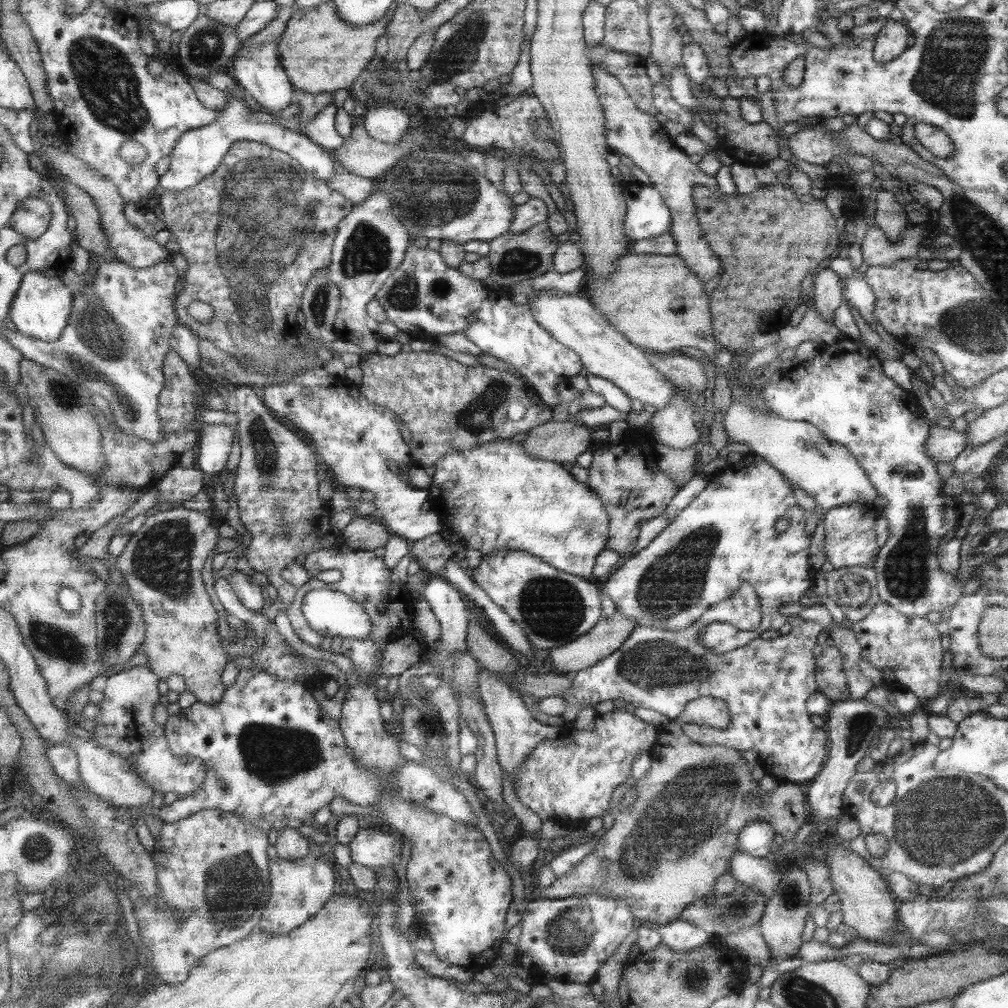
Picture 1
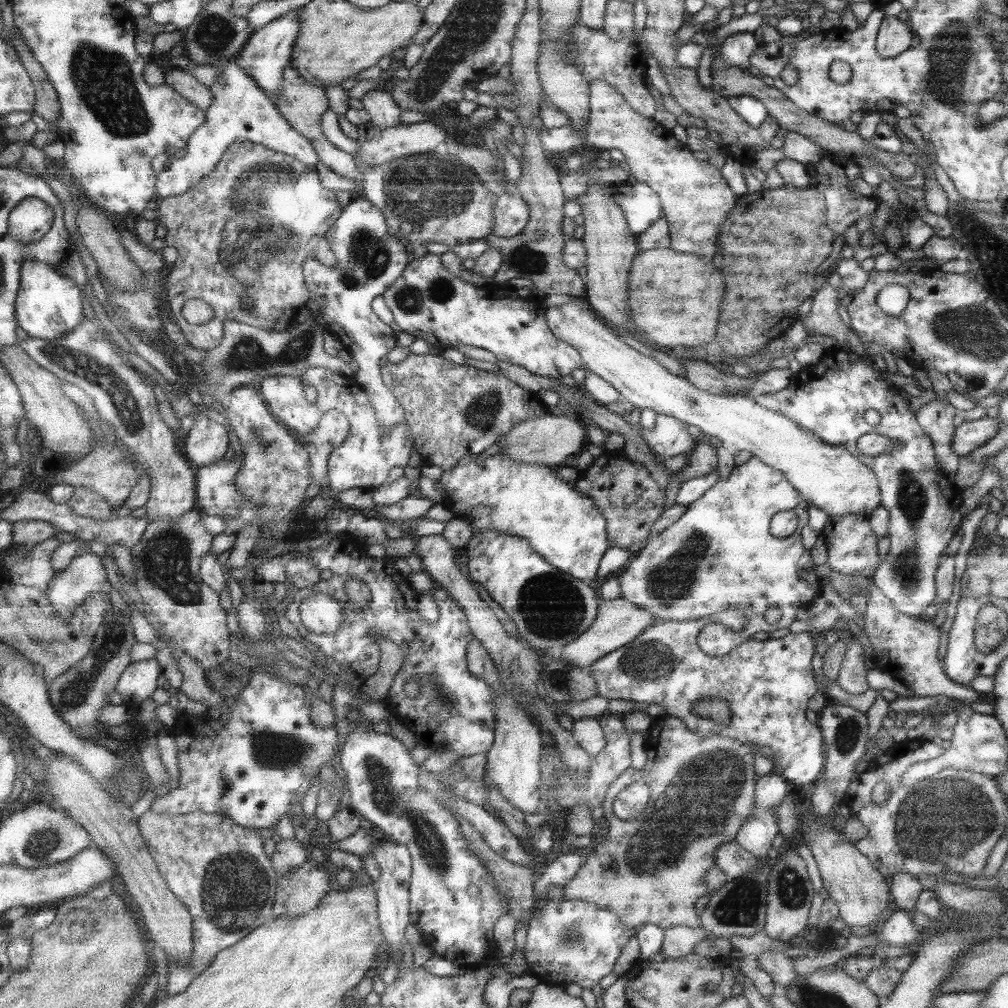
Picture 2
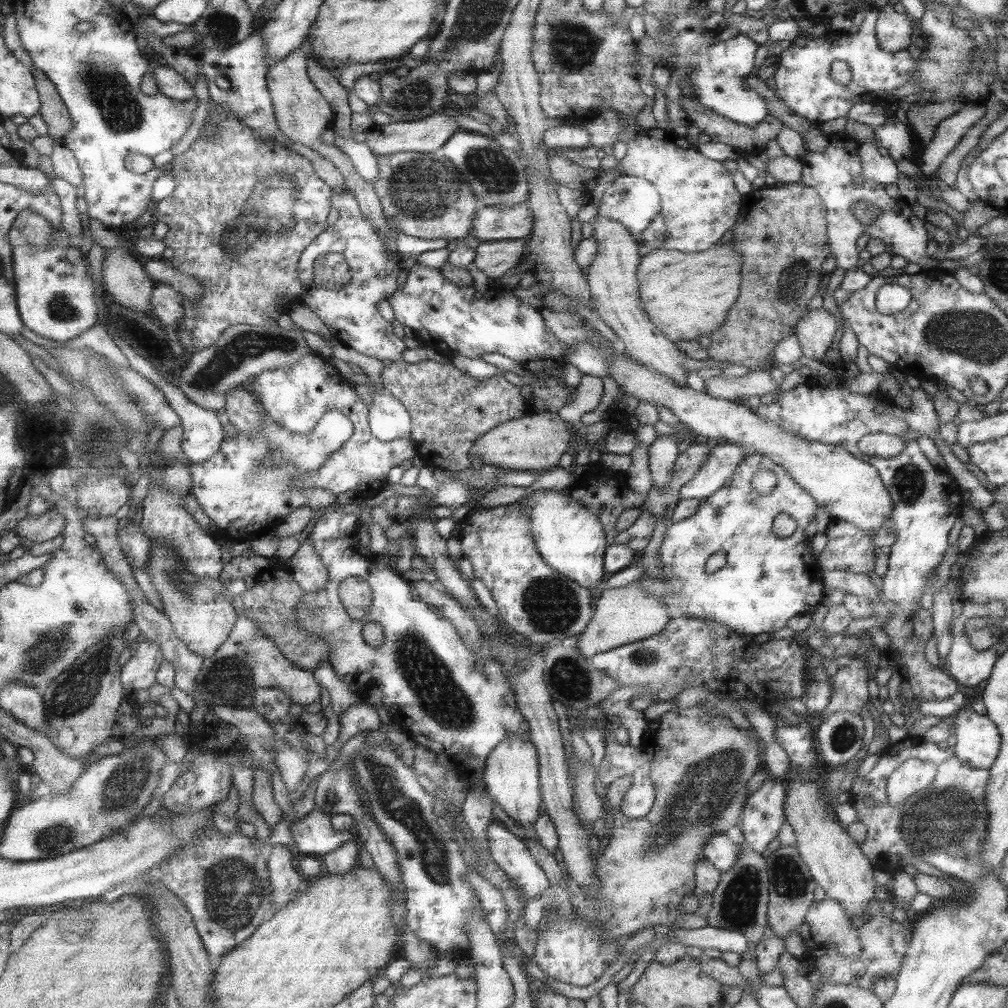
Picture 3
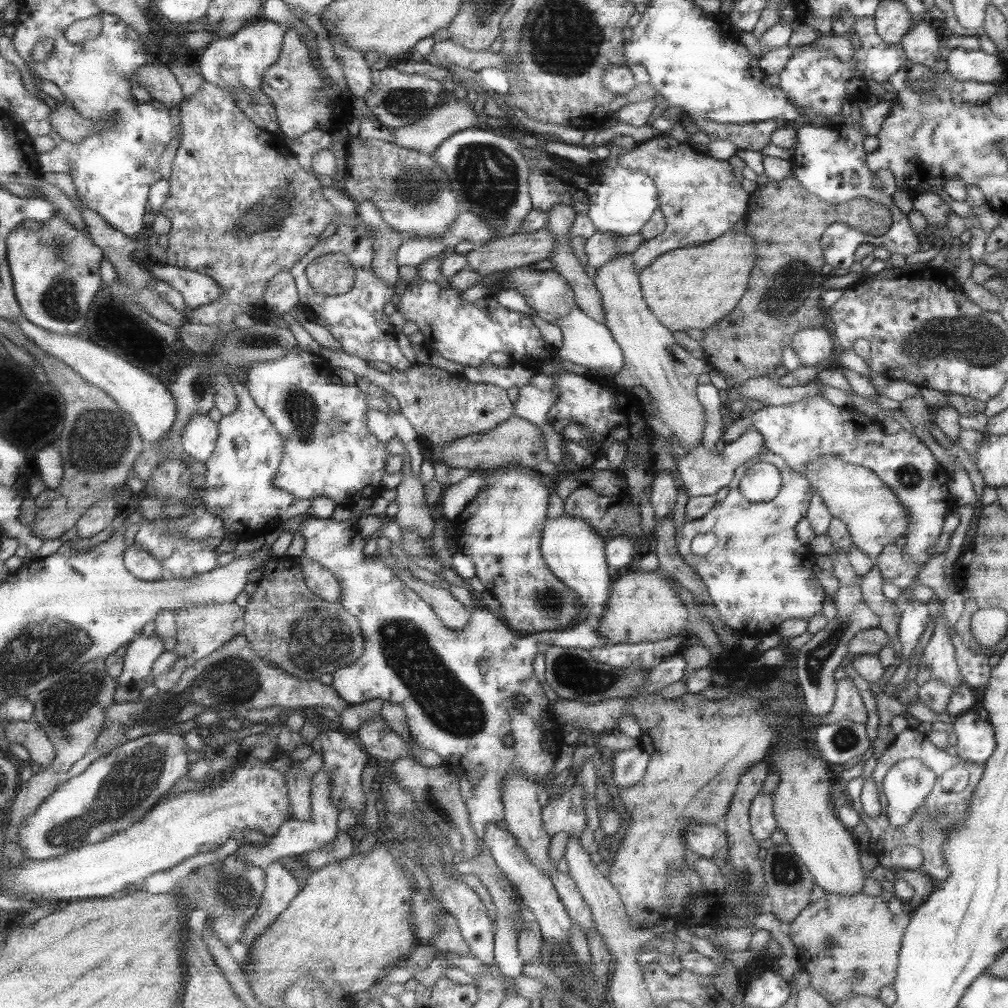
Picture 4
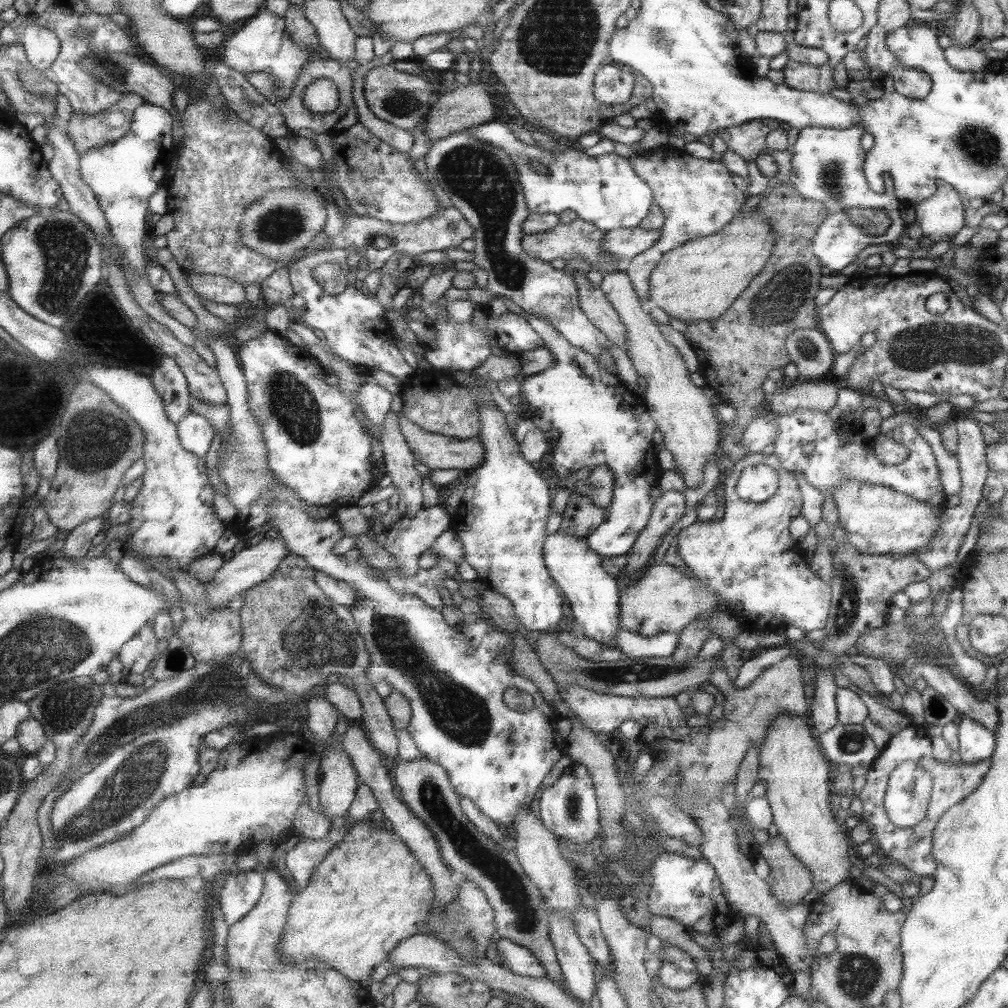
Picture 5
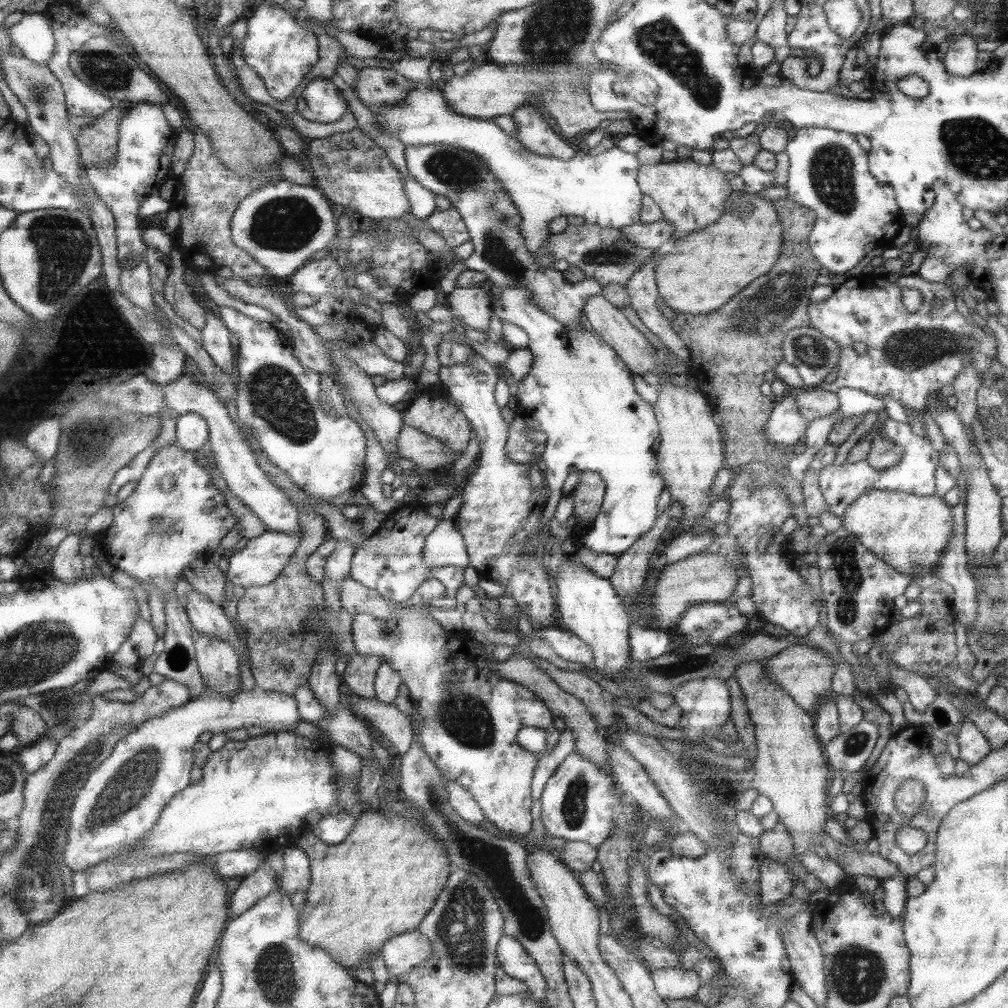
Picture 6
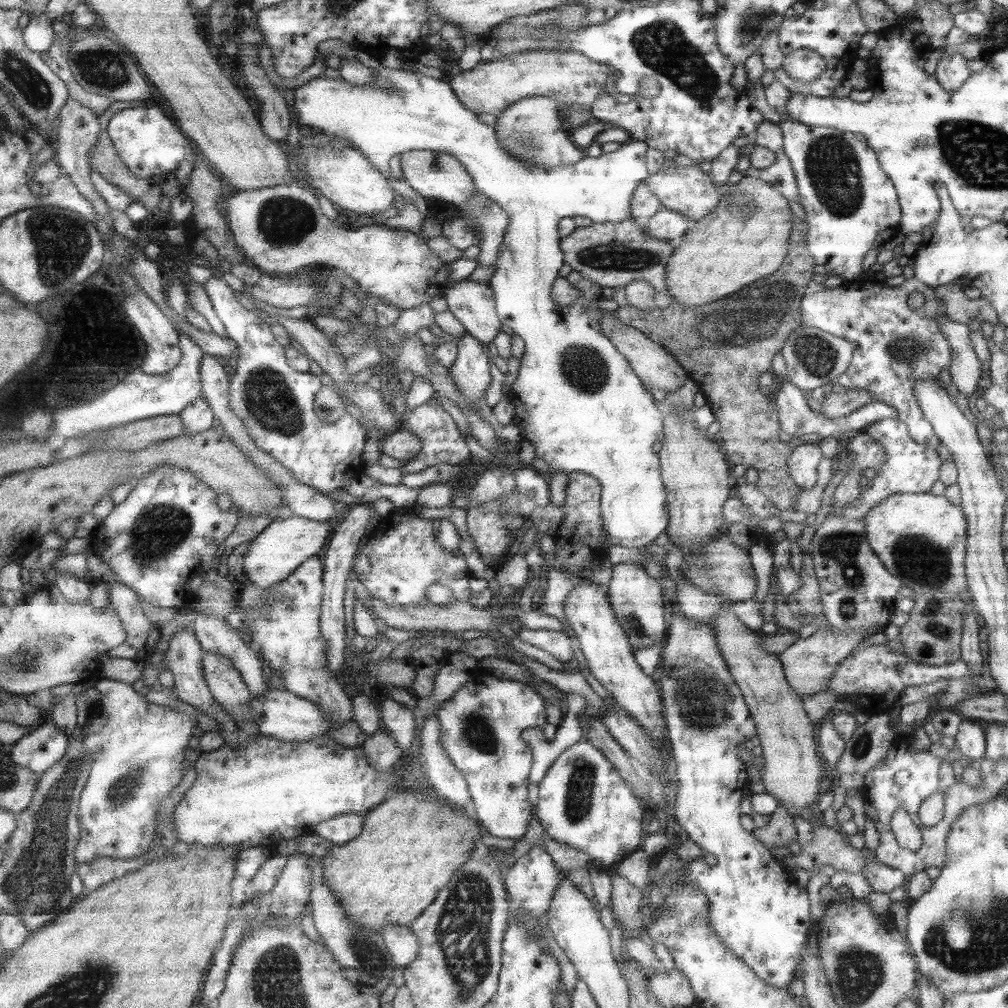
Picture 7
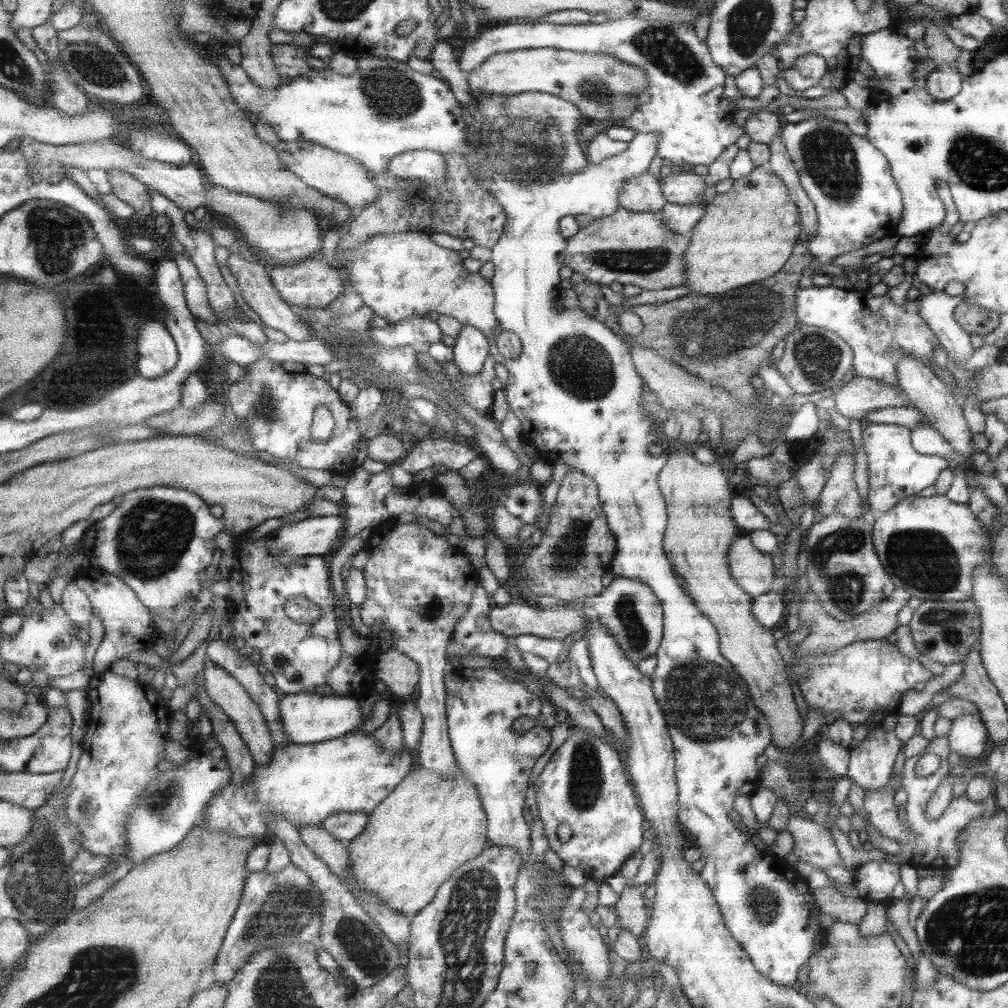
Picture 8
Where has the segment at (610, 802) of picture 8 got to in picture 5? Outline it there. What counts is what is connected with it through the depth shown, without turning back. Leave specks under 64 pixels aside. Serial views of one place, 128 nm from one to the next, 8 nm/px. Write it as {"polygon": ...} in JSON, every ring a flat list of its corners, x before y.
{"polygon":[[571,762,549,787,542,789,537,810,543,827,551,834,574,844,583,844,591,842,599,832,596,804,594,786,587,769,582,764]]}

